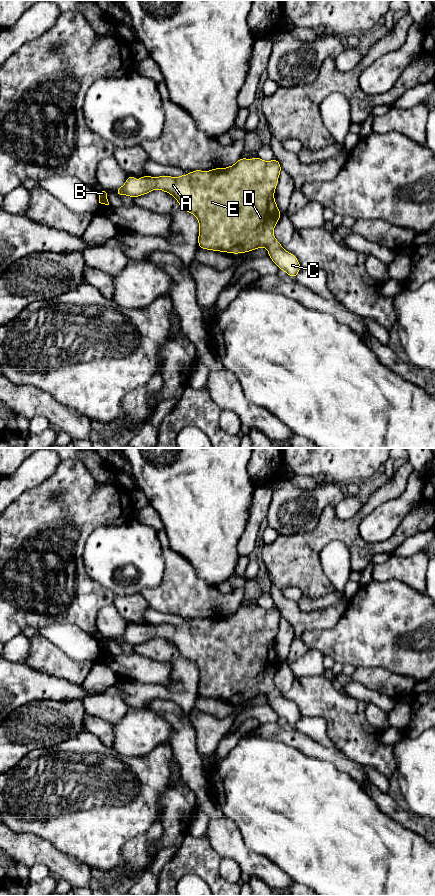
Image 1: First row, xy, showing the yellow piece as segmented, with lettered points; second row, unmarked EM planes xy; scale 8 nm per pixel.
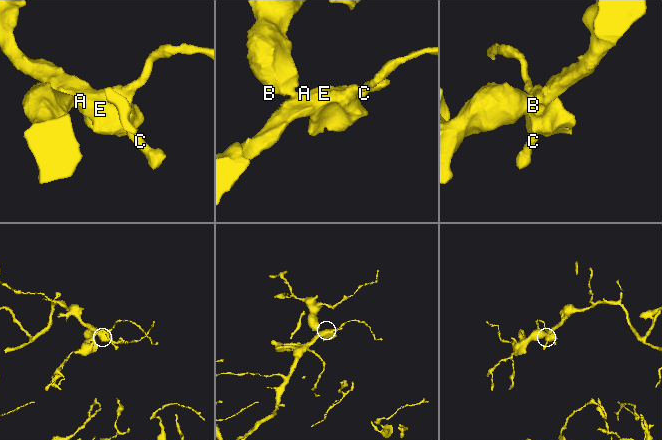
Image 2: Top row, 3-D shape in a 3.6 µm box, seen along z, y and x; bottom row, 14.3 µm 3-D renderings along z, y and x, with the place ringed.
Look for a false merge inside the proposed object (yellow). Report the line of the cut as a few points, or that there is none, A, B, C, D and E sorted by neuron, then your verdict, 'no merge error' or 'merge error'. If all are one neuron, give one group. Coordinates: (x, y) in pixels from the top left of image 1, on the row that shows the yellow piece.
cut none; groups A B C D E; no merge error

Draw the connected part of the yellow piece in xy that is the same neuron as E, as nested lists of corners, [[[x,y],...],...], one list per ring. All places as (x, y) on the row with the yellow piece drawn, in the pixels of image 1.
[[[241,157],[227,168],[213,168],[211,171],[193,170],[180,177],[154,178],[144,175],[138,178],[128,175],[125,184],[115,189],[115,192],[119,197],[128,195],[137,198],[155,189],[165,191],[176,198],[181,209],[194,214],[198,219],[198,248],[239,254],[266,247],[270,259],[278,268],[295,279],[301,270],[300,263],[295,255],[283,249],[273,234],[282,214],[274,199],[281,170],[275,157],[269,162],[259,157]]]

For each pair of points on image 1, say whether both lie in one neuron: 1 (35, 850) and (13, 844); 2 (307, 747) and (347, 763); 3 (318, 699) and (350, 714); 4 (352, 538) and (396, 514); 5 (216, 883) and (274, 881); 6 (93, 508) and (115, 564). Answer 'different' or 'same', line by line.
1: same
2: same
3: same
4: different
5: different
6: different

